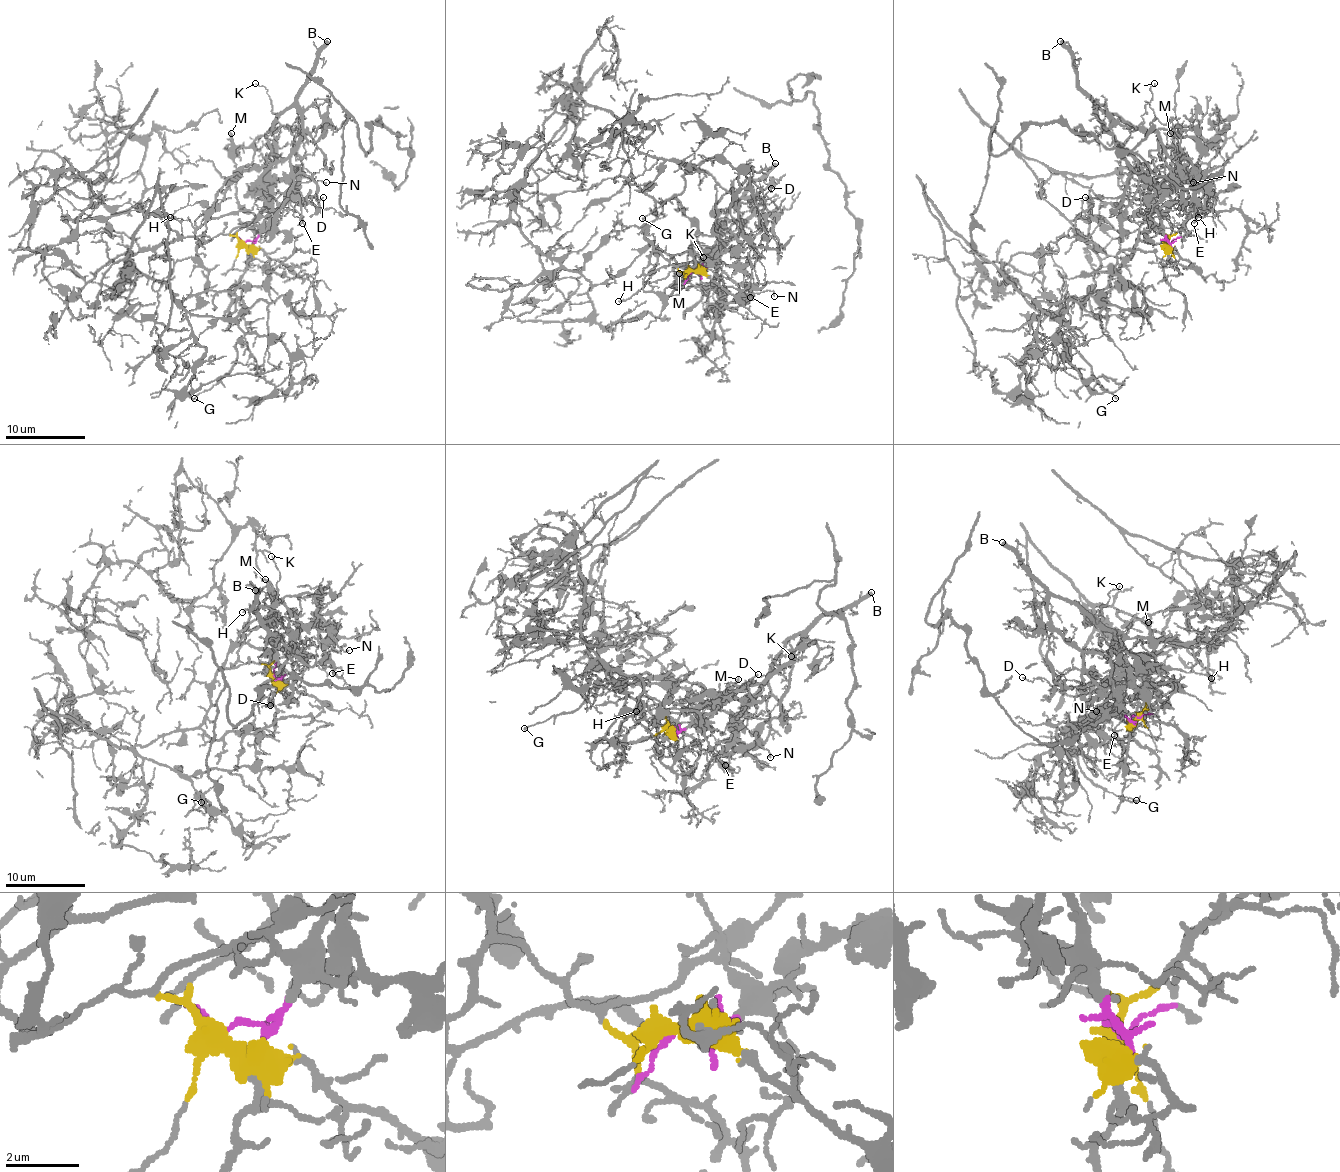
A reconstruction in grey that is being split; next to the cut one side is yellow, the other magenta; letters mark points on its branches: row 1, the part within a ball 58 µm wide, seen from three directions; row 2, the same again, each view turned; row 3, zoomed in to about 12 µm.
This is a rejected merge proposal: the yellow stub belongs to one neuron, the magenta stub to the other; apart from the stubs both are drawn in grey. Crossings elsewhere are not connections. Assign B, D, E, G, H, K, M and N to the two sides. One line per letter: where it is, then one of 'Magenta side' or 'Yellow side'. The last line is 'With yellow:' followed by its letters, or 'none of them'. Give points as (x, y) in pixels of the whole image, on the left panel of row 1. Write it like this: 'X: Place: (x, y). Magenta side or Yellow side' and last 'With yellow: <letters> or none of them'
B: Place: (327, 41). Magenta side
D: Place: (323, 197). Magenta side
E: Place: (302, 223). Magenta side
G: Place: (194, 398). Yellow side
H: Place: (170, 217). Yellow side
K: Place: (255, 83). Magenta side
M: Place: (231, 133). Magenta side
N: Place: (326, 182). Magenta side
With yellow: G, H

